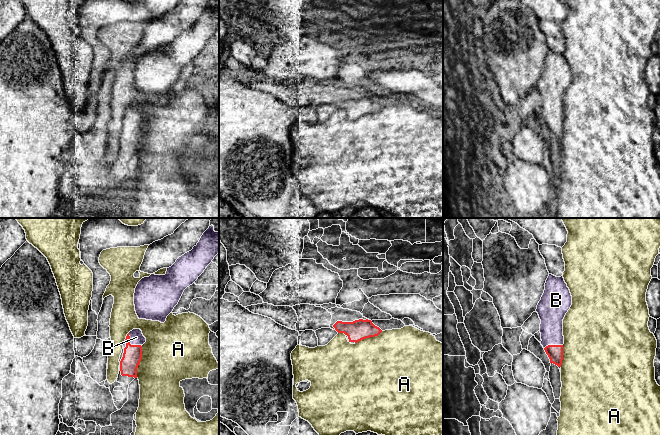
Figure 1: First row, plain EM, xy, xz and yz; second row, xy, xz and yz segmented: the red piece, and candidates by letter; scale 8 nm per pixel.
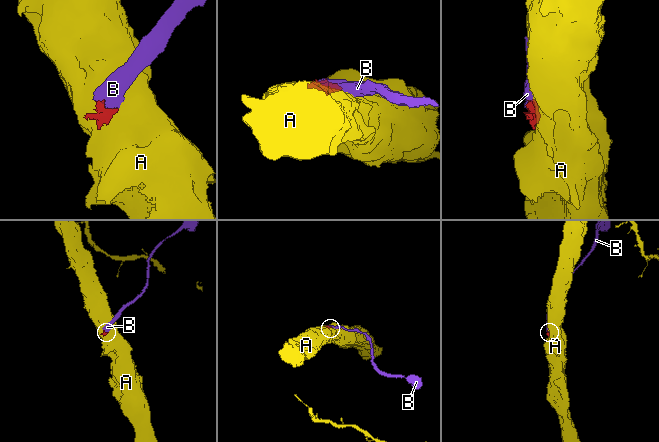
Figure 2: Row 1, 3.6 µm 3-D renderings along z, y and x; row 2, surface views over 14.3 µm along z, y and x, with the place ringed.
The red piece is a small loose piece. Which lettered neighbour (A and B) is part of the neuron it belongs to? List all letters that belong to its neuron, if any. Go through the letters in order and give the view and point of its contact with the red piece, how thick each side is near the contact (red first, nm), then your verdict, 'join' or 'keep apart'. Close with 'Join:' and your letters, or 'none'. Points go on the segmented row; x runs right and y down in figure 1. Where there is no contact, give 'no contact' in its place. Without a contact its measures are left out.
A: meets red in xy at (140, 360); 150 nm thick on the red side, 460 nm on the other; keep apart
B: meets red in xy at (129, 343); 150 nm thick on the red side, 110 nm on the other; join
Join: B

